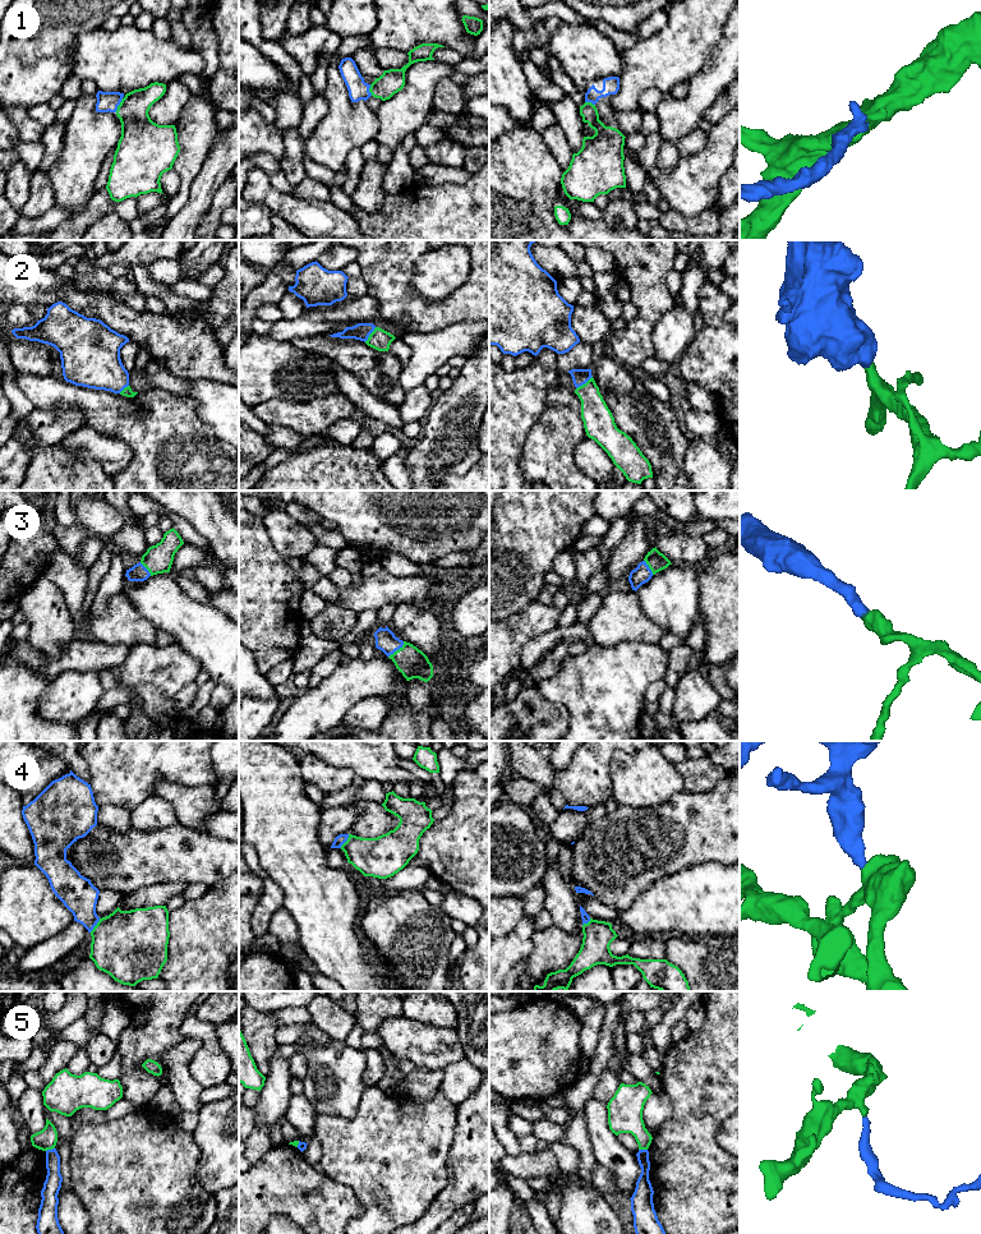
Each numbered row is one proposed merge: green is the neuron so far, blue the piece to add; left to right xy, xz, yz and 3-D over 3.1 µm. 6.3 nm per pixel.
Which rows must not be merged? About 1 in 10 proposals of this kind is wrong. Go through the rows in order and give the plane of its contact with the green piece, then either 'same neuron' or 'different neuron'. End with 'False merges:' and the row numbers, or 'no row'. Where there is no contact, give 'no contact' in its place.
1: xy | same neuron
2: yz | same neuron
3: xz | same neuron
4: xy | same neuron
5: xy | different neuron
False merges: 5

